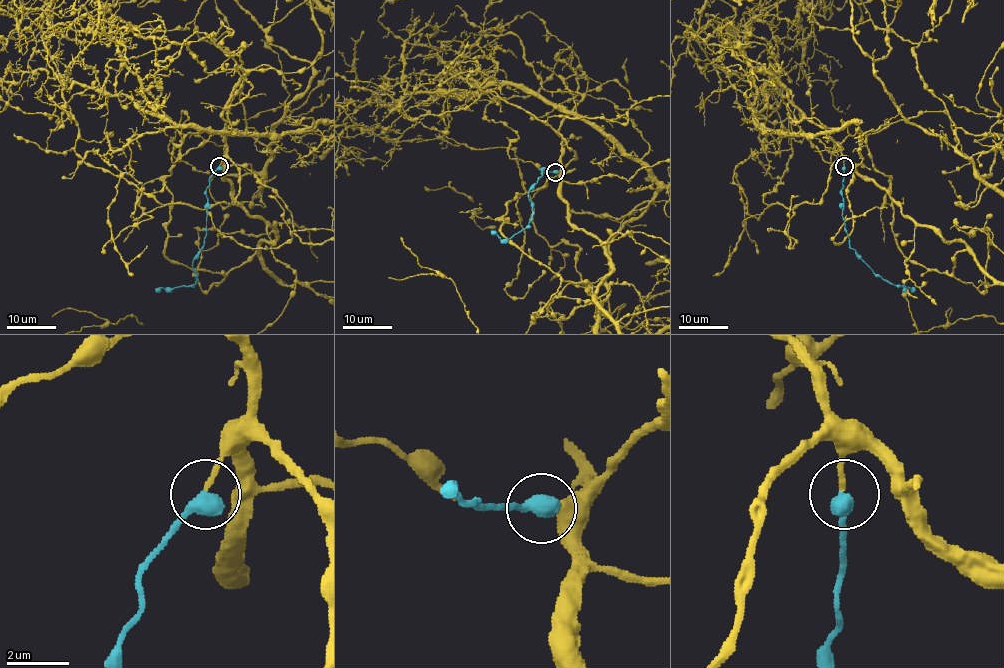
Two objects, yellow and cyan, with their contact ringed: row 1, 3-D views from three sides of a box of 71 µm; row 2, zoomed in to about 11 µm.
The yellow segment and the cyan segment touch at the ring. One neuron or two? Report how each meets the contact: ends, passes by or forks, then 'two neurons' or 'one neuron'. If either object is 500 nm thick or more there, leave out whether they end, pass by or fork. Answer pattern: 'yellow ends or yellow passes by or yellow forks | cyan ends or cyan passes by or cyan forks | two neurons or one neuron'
one neuron

